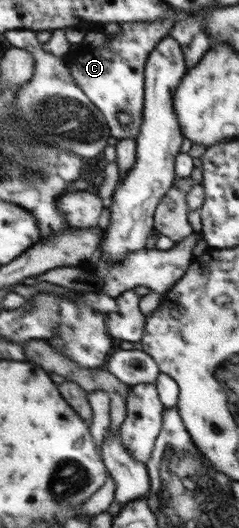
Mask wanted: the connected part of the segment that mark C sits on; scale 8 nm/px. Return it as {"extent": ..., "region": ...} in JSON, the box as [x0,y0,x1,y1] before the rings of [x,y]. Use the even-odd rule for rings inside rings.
{"extent":[64,16,175,140],"region":[[[162,16],[160,20],[152,22],[136,22],[136,23],[119,23],[120,32],[110,35],[110,41],[100,46],[90,46],[86,41],[80,43],[81,50],[74,52],[69,50],[64,57],[68,61],[68,67],[72,72],[72,79],[76,81],[76,85],[82,90],[89,100],[104,114],[107,121],[111,137],[118,140],[128,139],[128,137],[135,138],[140,131],[140,124],[143,119],[144,109],[144,70],[145,63],[148,59],[148,54],[156,47],[156,44],[167,36],[172,26],[175,24],[174,16]],[[124,110],[132,116],[132,121],[128,127],[124,127],[118,119],[116,119],[116,112]]]}

